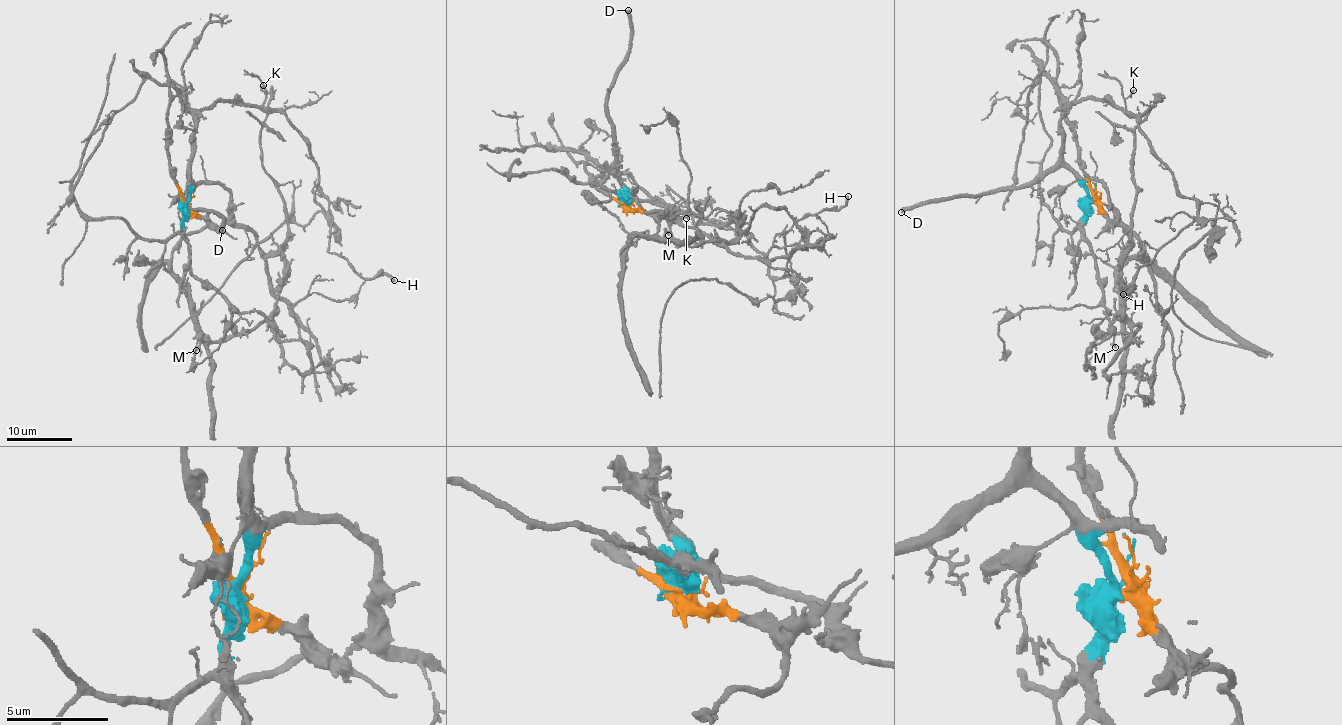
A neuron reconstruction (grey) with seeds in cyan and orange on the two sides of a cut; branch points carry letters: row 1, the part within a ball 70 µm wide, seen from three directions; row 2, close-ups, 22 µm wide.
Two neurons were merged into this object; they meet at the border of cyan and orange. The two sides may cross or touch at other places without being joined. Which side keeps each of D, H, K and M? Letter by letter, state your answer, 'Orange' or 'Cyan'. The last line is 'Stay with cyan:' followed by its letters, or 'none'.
D: Cyan
H: Cyan
K: Cyan
M: Orange
Stay with cyan: D, H, K

